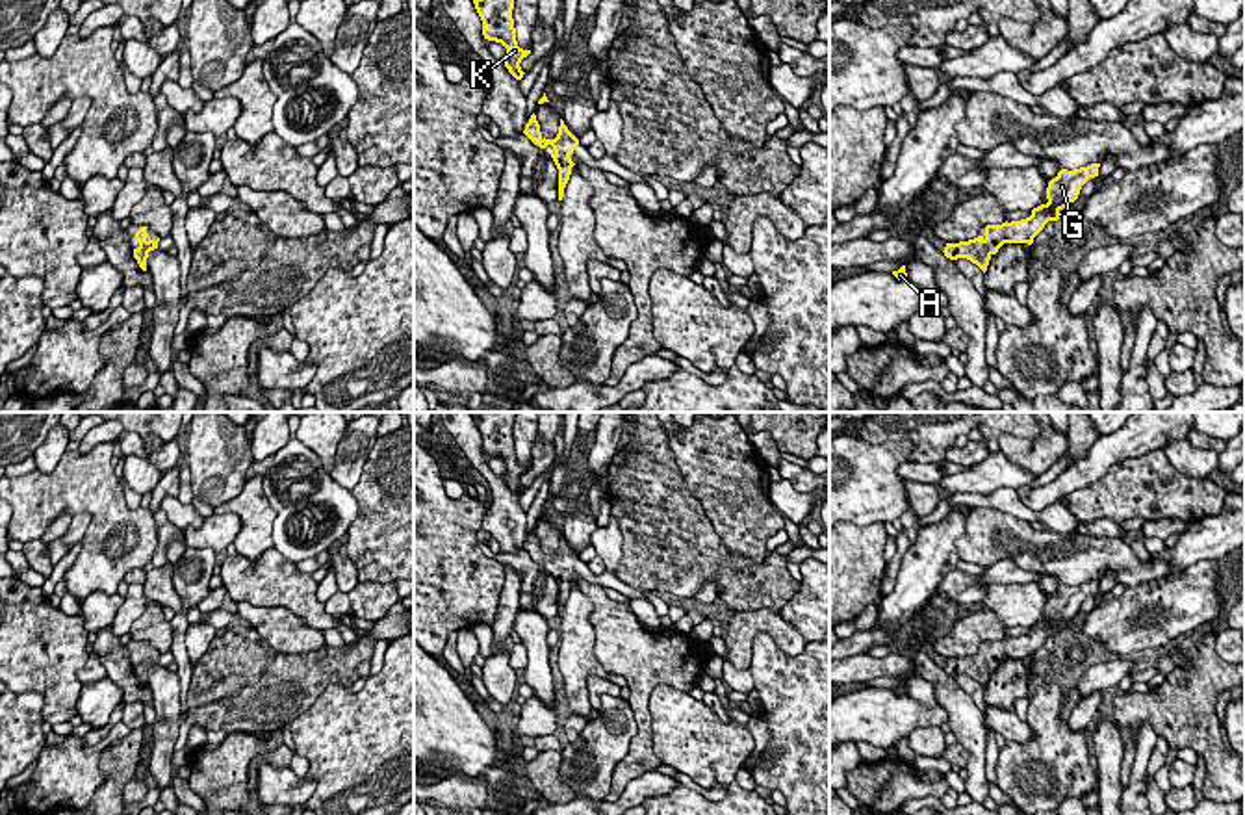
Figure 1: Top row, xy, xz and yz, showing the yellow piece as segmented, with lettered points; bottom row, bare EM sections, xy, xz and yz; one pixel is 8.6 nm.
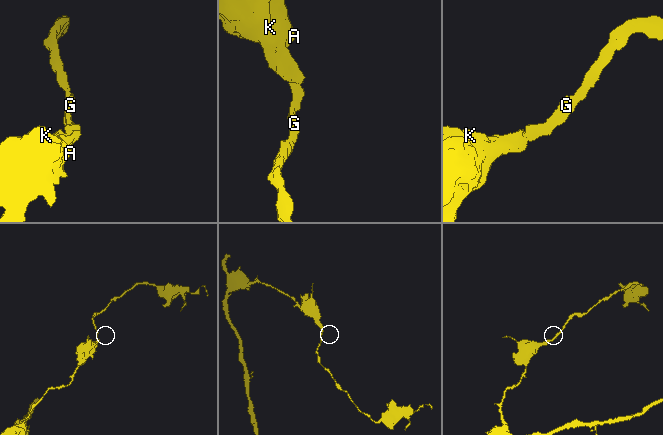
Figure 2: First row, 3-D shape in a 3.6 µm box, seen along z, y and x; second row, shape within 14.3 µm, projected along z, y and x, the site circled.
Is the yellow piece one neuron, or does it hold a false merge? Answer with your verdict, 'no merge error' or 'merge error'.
no merge error

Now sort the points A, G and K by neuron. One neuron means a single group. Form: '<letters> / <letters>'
A G K

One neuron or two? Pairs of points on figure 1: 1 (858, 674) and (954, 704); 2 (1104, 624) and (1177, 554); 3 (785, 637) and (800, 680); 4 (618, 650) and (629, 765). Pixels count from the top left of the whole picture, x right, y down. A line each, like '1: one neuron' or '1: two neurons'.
1: two neurons
2: two neurons
3: two neurons
4: one neuron

